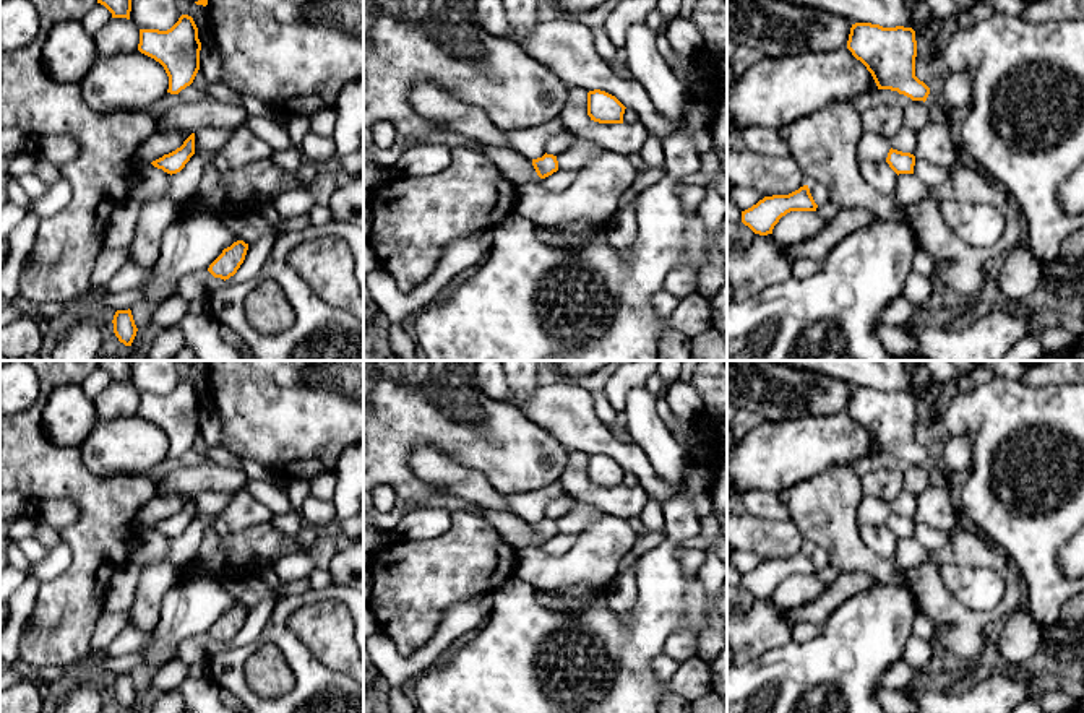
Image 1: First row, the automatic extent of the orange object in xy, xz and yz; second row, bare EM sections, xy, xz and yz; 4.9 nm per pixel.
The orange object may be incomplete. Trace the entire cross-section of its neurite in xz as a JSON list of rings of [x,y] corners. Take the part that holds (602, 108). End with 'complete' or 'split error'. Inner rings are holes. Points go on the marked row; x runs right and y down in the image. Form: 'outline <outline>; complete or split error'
outline [[[594,89],[587,93],[587,115],[599,123],[623,123],[625,106],[612,94]]]; complete

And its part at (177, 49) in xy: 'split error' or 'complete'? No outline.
complete

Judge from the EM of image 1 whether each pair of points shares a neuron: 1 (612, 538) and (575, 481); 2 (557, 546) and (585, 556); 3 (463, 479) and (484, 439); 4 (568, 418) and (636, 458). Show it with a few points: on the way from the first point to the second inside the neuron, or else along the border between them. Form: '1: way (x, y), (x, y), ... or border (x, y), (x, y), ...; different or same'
1: border (606, 514), (614, 514), (625, 520); different
2: border (578, 535), (567, 551), (547, 554), (541, 548); different
3: border (437, 449), (476, 470), (498, 492); different
4: way (585, 432), (620, 452); same

